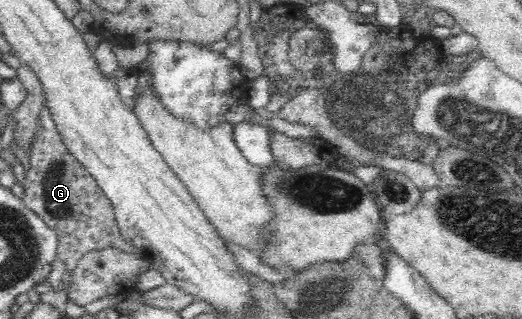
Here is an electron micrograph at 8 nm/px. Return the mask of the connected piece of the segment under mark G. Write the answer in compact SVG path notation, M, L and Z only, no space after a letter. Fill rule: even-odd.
M46 100L38 113L37 126L29 144L30 168L25 171L21 200L58 233L57 256L48 282L54 289L67 289L78 261L91 250L114 247L136 253L137 248L122 238L111 201L96 179L67 149Z

